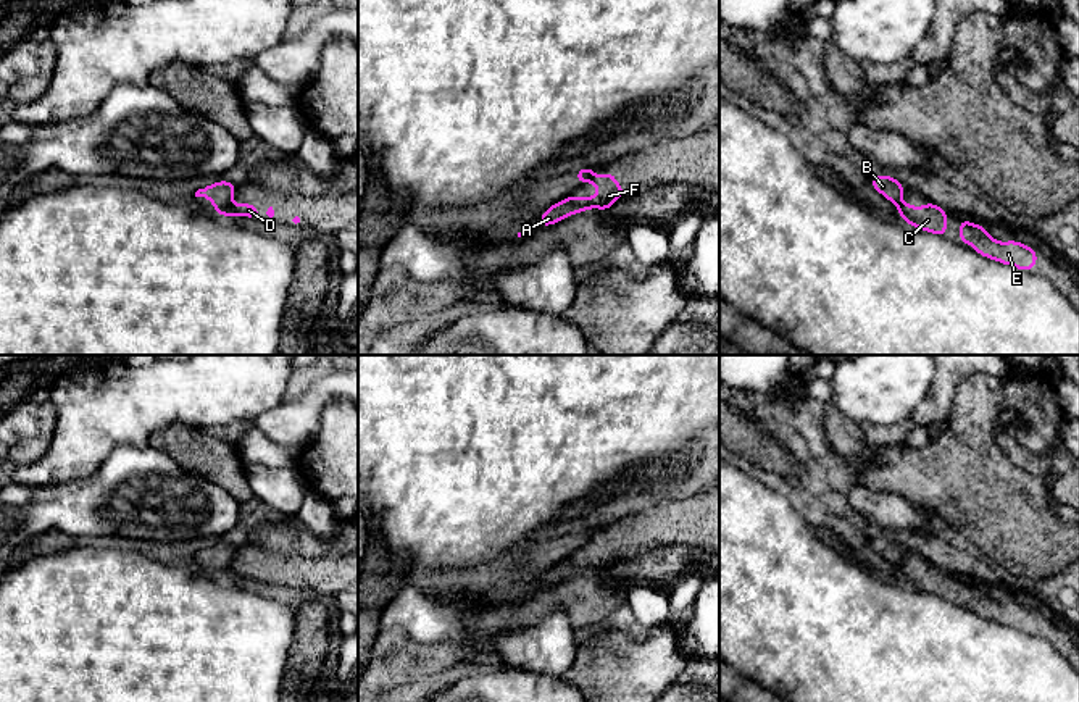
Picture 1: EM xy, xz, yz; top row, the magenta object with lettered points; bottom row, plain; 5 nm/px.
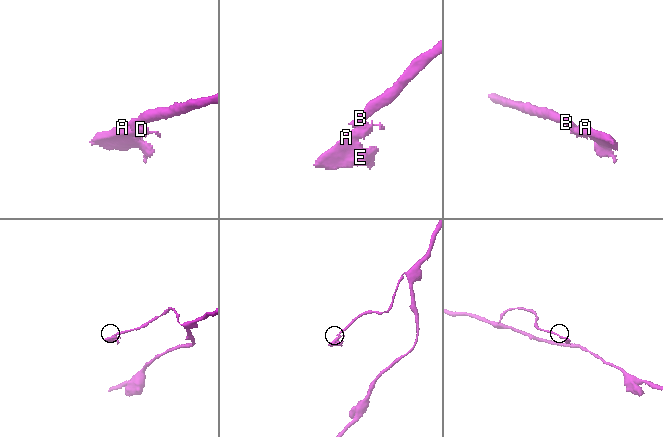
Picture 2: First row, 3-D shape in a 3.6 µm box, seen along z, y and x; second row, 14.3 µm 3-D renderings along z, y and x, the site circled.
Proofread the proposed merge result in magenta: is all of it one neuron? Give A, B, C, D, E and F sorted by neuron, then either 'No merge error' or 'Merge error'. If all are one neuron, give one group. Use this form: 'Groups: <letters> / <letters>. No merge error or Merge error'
Groups: A C D E F / B. Merge error

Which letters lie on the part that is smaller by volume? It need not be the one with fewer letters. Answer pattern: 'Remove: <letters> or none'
Remove: A, C, D, E, F

